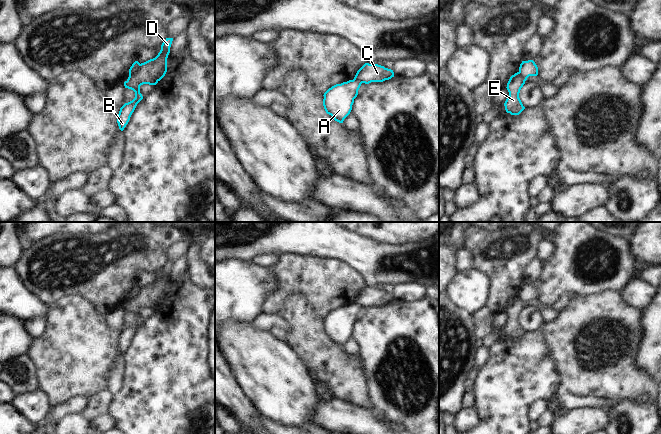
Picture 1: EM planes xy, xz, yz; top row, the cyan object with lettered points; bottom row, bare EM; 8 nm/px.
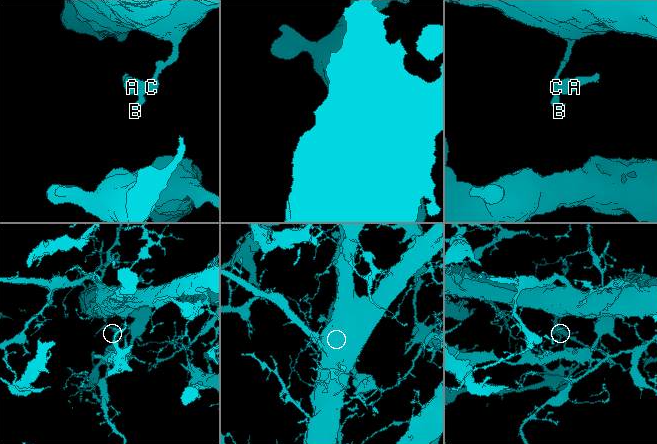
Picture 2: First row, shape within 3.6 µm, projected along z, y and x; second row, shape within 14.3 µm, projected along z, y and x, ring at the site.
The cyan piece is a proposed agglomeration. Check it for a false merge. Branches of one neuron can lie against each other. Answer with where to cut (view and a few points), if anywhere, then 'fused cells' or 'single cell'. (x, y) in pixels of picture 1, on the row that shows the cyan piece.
cut in xy along (140, 64), (129, 76); fused cells

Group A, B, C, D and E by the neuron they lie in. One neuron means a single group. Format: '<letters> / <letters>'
A / B C D E

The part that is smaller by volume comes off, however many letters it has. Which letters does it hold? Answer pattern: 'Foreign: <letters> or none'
Foreign: A

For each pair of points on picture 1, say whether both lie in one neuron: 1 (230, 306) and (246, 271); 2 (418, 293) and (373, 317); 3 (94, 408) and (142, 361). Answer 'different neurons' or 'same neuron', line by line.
1: same neuron
2: different neurons
3: different neurons

